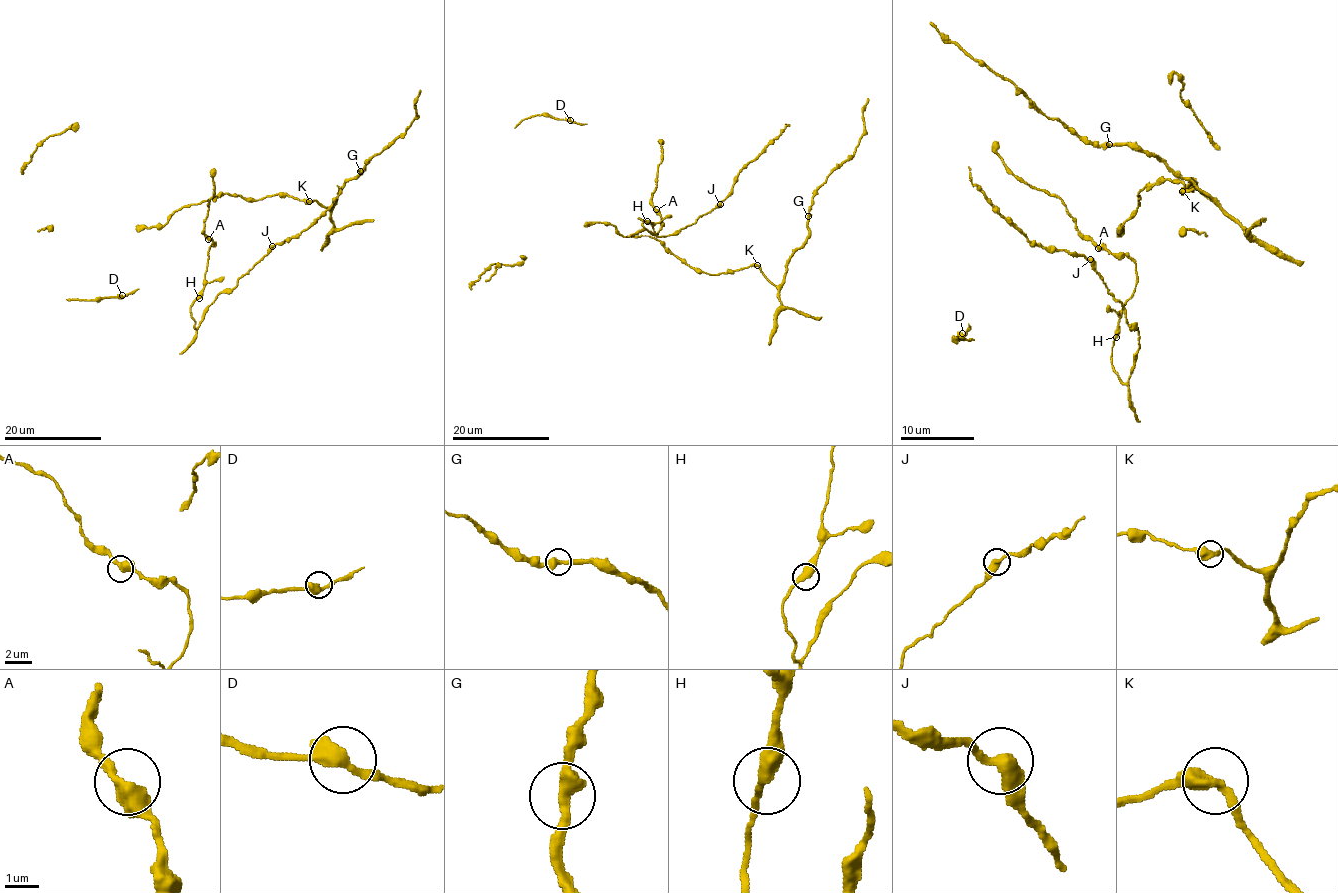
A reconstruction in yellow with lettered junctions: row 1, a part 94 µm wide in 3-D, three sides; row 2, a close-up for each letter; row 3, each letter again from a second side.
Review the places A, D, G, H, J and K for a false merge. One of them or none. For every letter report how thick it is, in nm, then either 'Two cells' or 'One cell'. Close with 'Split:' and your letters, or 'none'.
A: Thickness 460 nm. One cell
D: Thickness 480 nm. One cell
G: Thickness 440 nm. One cell
H: Thickness 440 nm. One cell
J: Thickness 400 nm. One cell
K: Thickness 460 nm. One cell
Split: none

